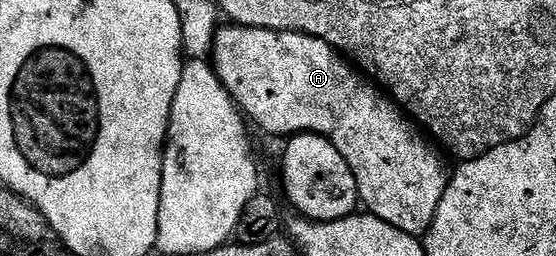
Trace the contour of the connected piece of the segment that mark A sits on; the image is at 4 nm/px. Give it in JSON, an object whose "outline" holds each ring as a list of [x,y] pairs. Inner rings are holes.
{"outline":[[[233,23],[225,27],[219,28],[214,36],[212,64],[222,86],[230,92],[230,98],[243,114],[251,122],[254,120],[264,132],[281,139],[299,133],[317,133],[319,137],[327,137],[336,151],[344,155],[348,167],[352,167],[361,204],[367,205],[365,208],[371,214],[400,231],[425,235],[440,207],[440,199],[444,199],[448,169],[442,166],[441,159],[434,154],[435,146],[419,132],[415,122],[377,84],[367,80],[328,43],[307,33],[277,33],[271,29]]]}

